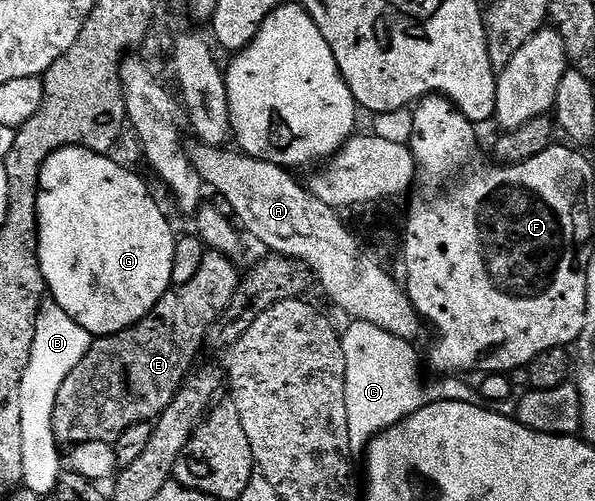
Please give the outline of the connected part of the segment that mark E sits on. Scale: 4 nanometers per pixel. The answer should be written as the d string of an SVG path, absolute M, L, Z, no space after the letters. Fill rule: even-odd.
M205 250L202 257L202 266L198 268L196 276L185 283L175 284L175 286L165 293L162 301L158 301L158 305L154 305L154 309L144 320L132 327L127 327L124 331L97 338L93 342L92 348L86 353L86 357L82 357L82 361L68 374L66 381L62 381L62 389L58 389L58 397L54 401L54 413L52 417L52 429L57 444L71 449L78 443L89 443L90 441L112 443L120 438L123 431L130 429L130 425L147 423L160 416L168 408L170 401L174 401L174 397L180 392L180 388L184 386L184 380L188 378L190 372L193 370L194 364L192 362L195 361L196 354L200 351L200 346L205 346L206 340L209 338L209 332L221 322L222 316L228 310L228 306L231 305L231 299L234 297L242 278L241 272L236 272L236 267L237 264L222 253Z

